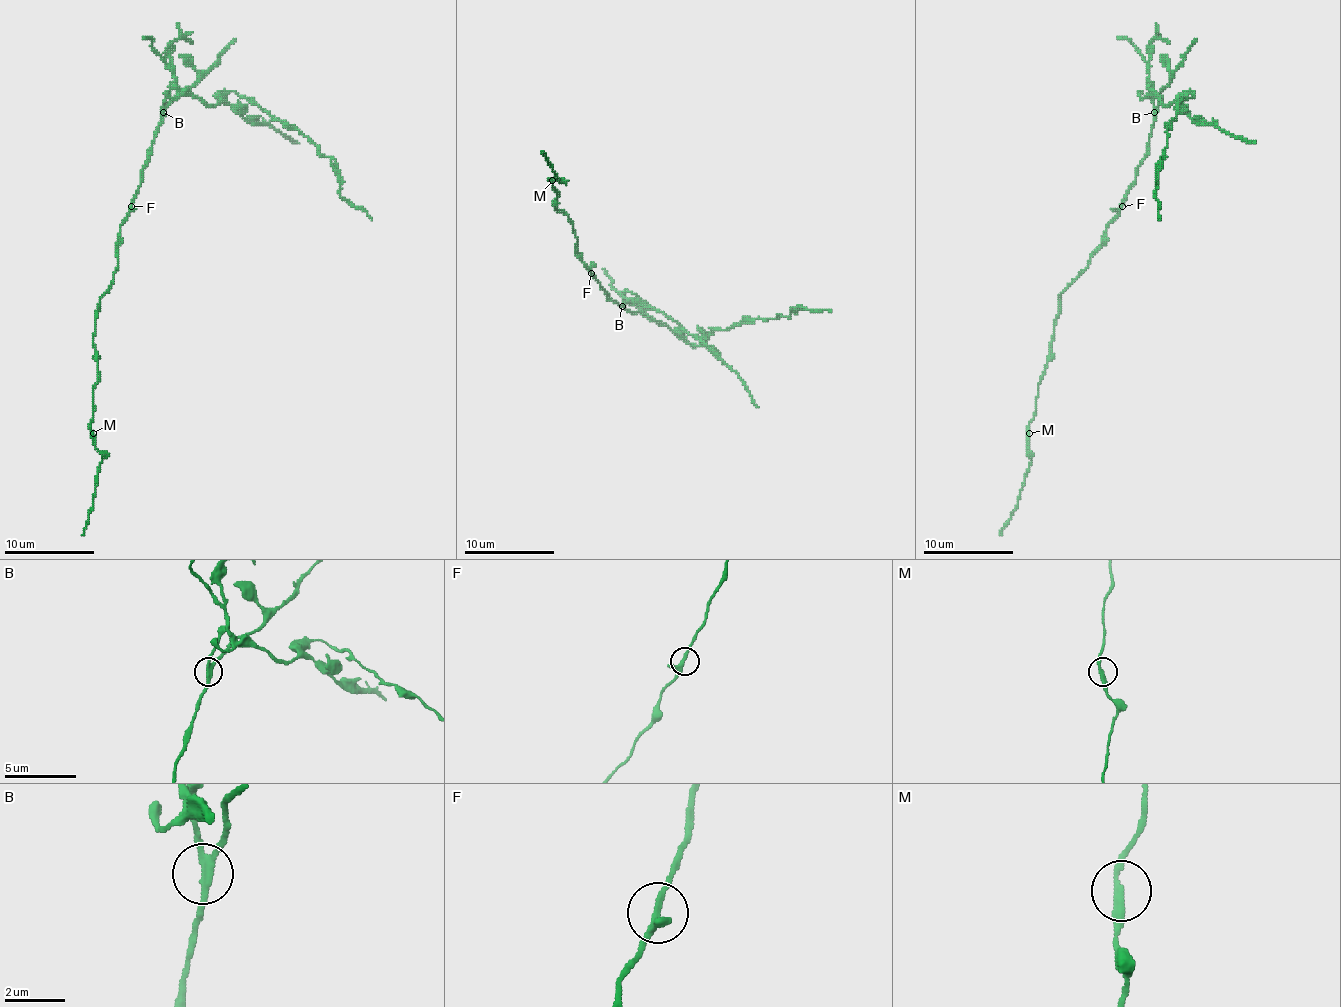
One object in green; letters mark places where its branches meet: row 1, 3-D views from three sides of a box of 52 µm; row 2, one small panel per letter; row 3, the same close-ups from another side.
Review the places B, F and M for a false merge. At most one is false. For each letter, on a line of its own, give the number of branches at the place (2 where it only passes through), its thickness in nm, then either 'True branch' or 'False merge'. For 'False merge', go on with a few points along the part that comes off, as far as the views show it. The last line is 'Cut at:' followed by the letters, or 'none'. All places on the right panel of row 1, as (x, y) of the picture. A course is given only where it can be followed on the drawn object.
B: Branches: 3. Thickness 200 nm. False merge. Course of the part to remove: (1153, 111), (1149, 89), (1165, 104), (1194, 93), (1178, 102), (1178, 114), (1167, 125), (1156, 177), (1160, 220)
F: Branches: 3. Thickness 200 nm. True branch
M: Branches: 2. Thickness 240 nm. True branch
Cut at: B

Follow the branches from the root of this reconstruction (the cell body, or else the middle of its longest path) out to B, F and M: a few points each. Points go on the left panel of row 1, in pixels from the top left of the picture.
B: (140, 186), (143, 166), (152, 152), (154, 134), (163, 111)
F: (140, 186), (134, 195), (131, 206)
M: (140, 186), (120, 225), (118, 270), (95, 317), (93, 433)

